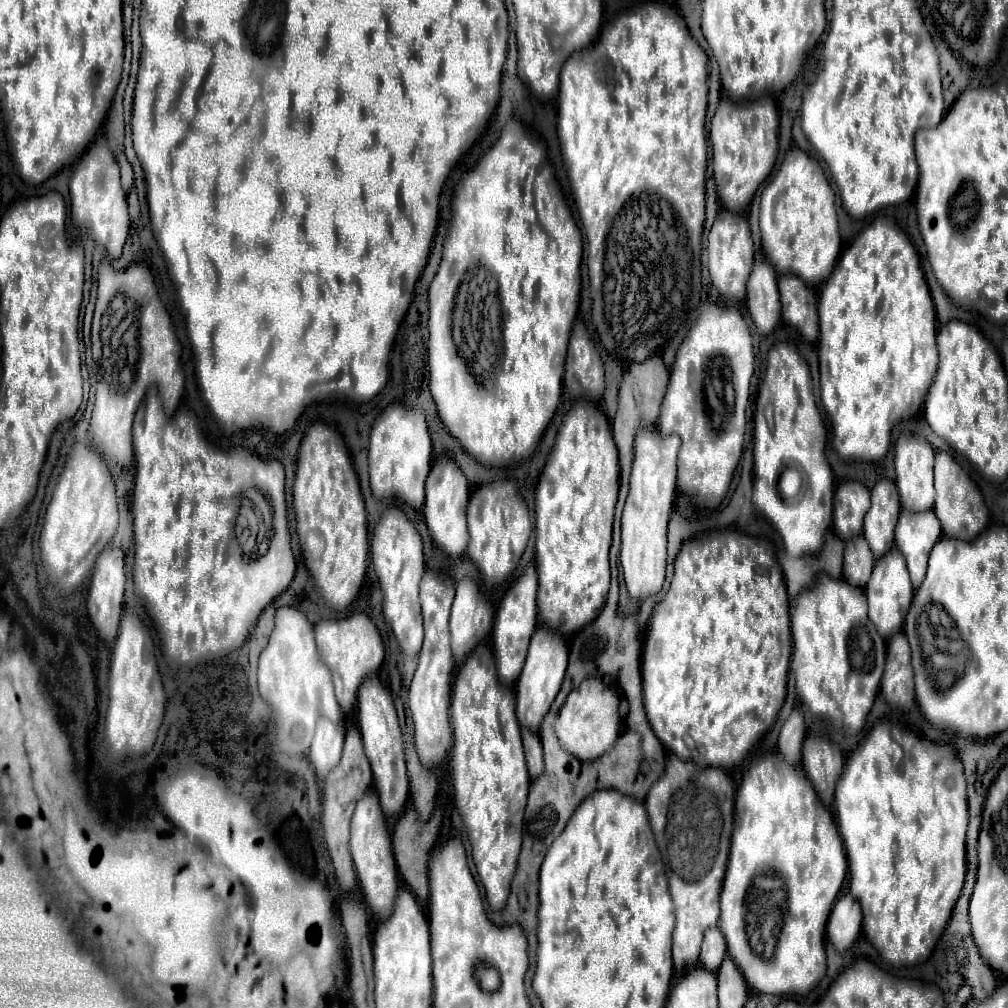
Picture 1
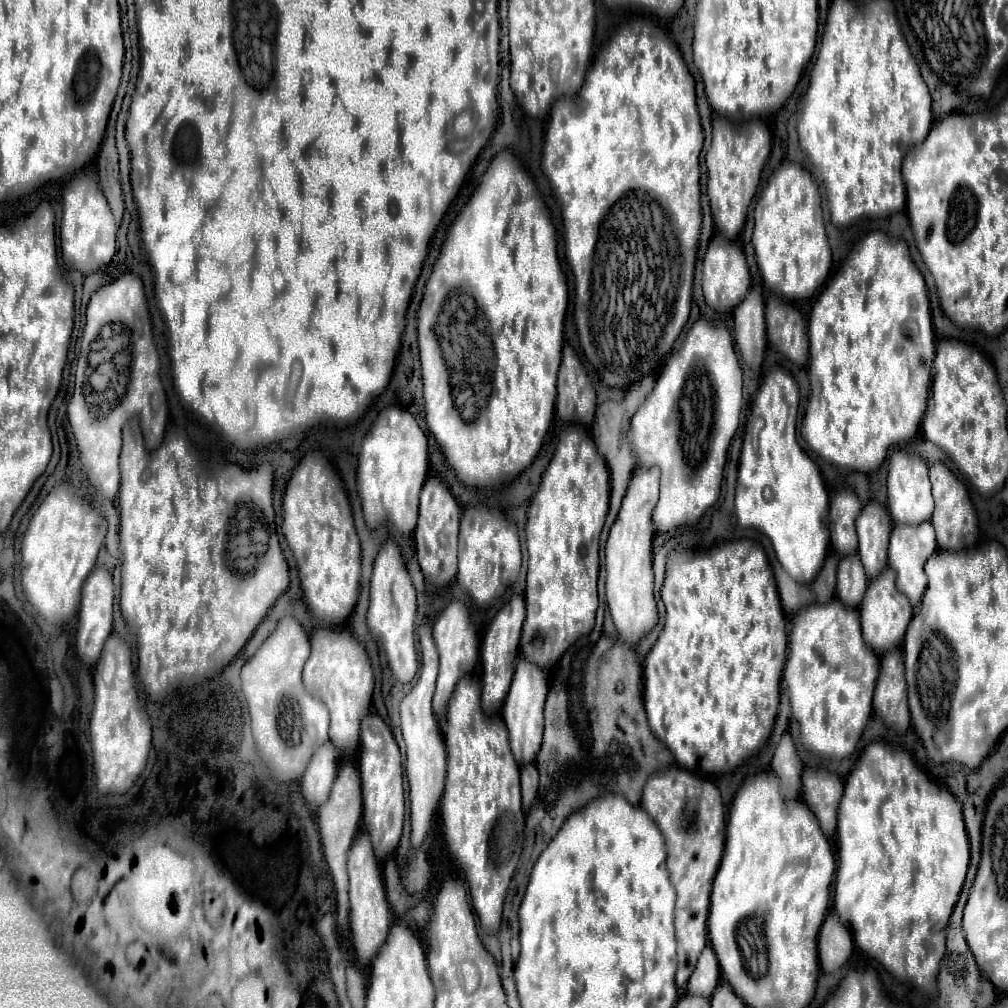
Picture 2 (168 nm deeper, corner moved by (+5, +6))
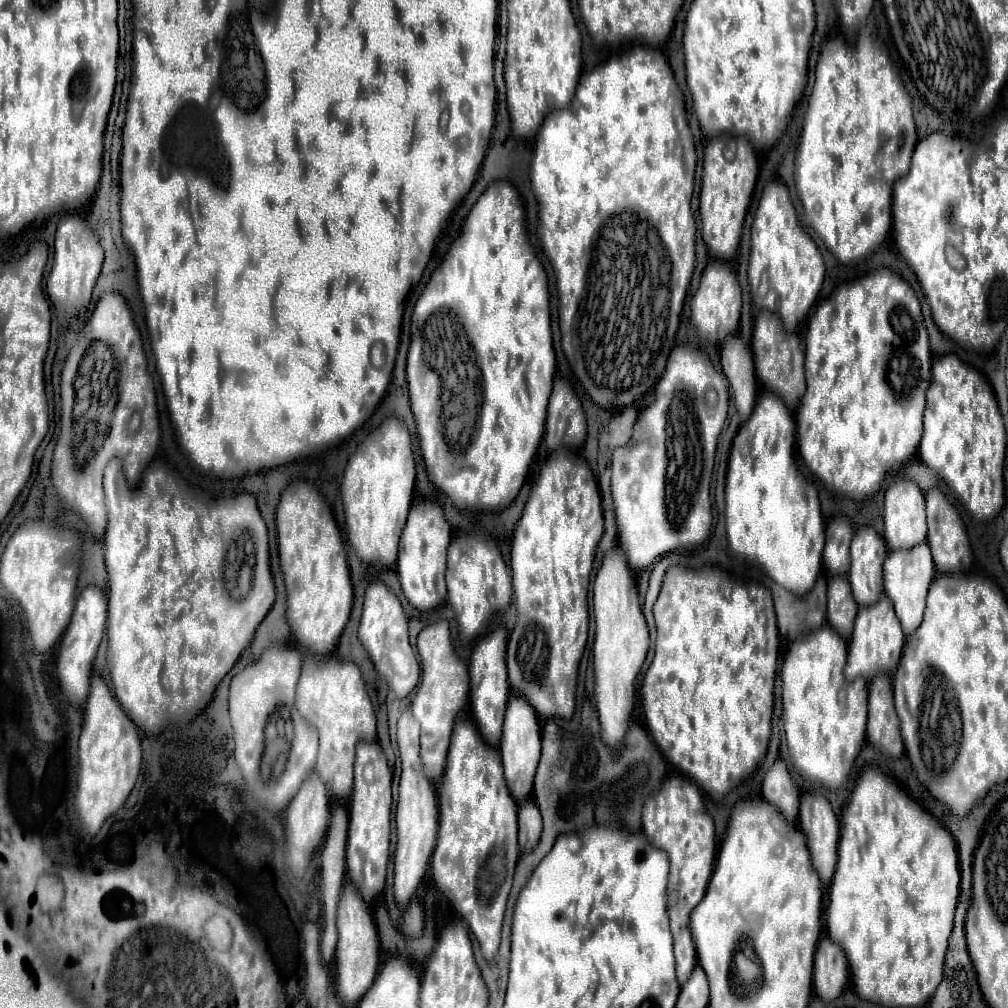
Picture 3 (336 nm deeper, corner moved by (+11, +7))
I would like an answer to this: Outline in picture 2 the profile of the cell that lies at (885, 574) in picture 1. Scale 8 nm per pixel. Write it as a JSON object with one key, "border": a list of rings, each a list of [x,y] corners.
{"border":[[[887,568],[881,576],[877,576],[875,580],[869,582],[865,598],[861,602],[861,632],[863,632],[865,644],[877,656],[881,656],[885,652],[891,652],[891,648],[901,648],[905,632],[907,632],[907,626],[911,622],[911,616],[913,616],[913,606],[897,590],[895,572],[891,568]]]}

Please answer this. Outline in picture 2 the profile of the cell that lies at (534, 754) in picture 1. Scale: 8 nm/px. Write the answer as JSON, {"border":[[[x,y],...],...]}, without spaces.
{"border":[[[527,764],[521,768],[521,792],[523,792],[523,810],[525,814],[531,810],[531,804],[535,804],[539,788],[539,774],[533,764]]]}

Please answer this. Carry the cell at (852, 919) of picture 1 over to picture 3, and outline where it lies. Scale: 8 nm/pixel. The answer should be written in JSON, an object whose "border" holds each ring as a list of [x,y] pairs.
{"border":[[[823,937],[815,953],[813,987],[823,1001],[833,1001],[841,995],[849,981],[849,967],[843,949],[829,937]]]}

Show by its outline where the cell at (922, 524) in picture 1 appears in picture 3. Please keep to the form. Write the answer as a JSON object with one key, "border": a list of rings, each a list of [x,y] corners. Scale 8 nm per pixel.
{"border":[[[927,541],[919,543],[913,549],[897,549],[897,551],[889,551],[885,557],[885,565],[883,565],[883,579],[885,579],[885,593],[889,595],[889,599],[893,599],[897,617],[901,619],[901,625],[905,627],[905,635],[909,637],[923,621],[923,613],[925,613],[925,599],[927,599],[927,591],[929,585],[935,577],[935,565],[931,559],[931,551]]]}

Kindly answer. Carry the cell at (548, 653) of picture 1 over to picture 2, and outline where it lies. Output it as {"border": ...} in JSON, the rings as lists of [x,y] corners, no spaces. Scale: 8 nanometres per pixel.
{"border":[[[519,658],[509,696],[503,704],[503,722],[509,730],[511,752],[519,766],[535,762],[535,756],[539,754],[539,748],[543,744],[543,704],[547,698],[547,690],[549,690],[547,672],[543,672],[539,666],[531,664],[529,660]]]}

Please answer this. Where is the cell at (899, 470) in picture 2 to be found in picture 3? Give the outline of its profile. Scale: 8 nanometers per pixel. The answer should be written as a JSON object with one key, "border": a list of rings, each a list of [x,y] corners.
{"border":[[[897,477],[885,491],[885,541],[889,549],[909,549],[927,537],[925,497],[913,479]]]}

